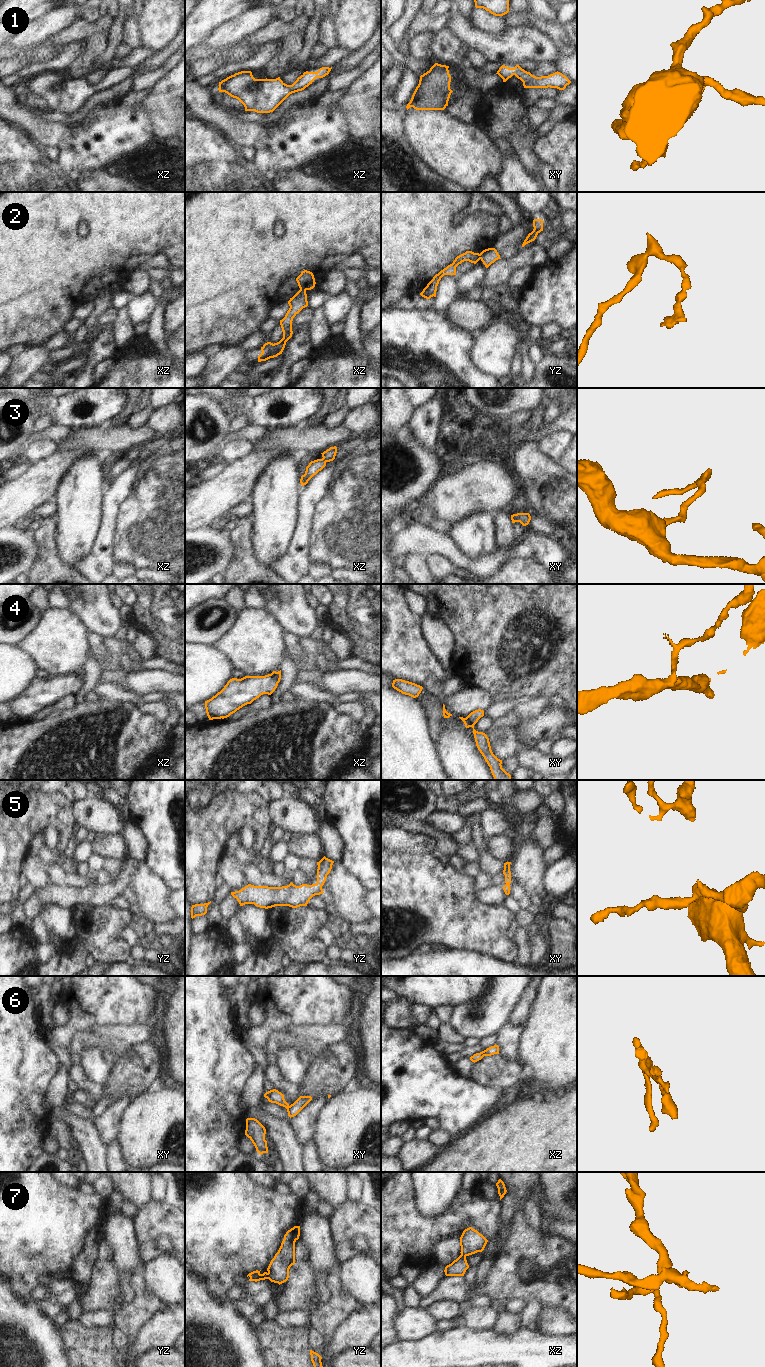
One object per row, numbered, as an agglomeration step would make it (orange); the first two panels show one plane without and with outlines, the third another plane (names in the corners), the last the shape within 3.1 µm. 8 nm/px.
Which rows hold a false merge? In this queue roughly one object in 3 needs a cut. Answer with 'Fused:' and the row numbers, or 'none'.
Fused: 2, 4, 6, 7

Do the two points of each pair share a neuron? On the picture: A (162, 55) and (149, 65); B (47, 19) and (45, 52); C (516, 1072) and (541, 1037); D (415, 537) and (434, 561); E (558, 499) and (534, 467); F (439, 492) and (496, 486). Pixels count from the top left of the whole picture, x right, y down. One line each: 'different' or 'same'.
A: same
B: different
C: different
D: different
E: same
F: same

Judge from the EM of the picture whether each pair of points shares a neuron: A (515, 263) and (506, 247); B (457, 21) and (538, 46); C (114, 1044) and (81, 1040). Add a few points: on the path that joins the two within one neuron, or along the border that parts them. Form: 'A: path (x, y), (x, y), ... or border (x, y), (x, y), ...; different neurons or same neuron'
A: border (522, 247), (509, 258), (501, 259); different neurons
B: path (477, 40), (491, 46), (518, 46); same neuron
C: path (106, 1044), (89, 1041); same neuron

